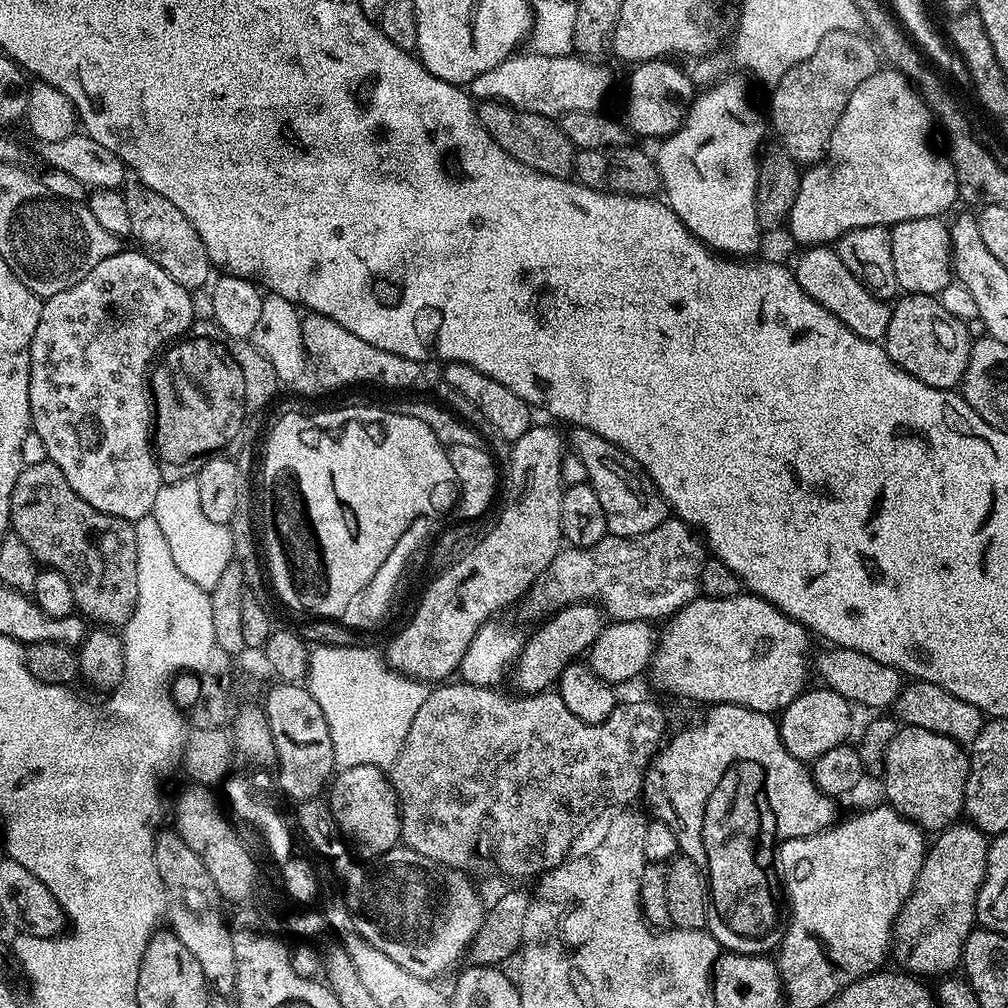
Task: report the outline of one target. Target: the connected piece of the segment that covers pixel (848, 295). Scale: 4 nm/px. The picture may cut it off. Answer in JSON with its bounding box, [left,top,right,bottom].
[794,246,892,342]

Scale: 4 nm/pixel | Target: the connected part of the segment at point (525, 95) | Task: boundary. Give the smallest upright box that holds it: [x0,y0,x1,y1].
[470,50,612,118]

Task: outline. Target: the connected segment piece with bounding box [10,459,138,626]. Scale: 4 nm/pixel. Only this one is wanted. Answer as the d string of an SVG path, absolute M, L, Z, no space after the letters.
M49 459L21 468L18 482L14 482L10 510L11 531L22 538L22 542L26 542L37 562L58 570L68 579L74 590L74 602L79 615L100 626L127 625L138 602L138 562L134 542L136 525L133 521L94 510L94 506L90 506L90 502L80 497L74 486L66 482L66 474L62 474L62 470L58 470L58 466Z

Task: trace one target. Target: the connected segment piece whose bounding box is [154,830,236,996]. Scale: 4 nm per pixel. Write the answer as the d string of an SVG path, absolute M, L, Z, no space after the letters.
M174 830L160 832L154 846L158 874L162 878L164 894L168 898L166 920L170 930L198 958L198 966L202 966L202 974L213 989L222 995L233 995L236 992L236 959L234 958L234 942L232 928L224 925L224 907L226 901L220 895L218 886L214 886L214 878L210 878L210 870L182 837Z

